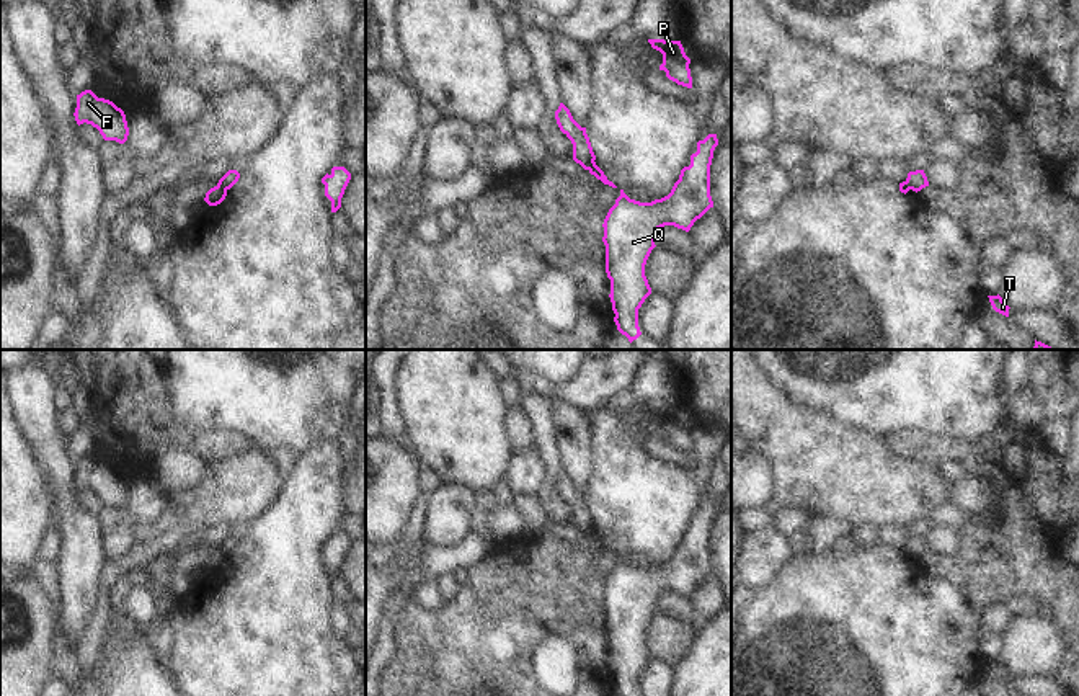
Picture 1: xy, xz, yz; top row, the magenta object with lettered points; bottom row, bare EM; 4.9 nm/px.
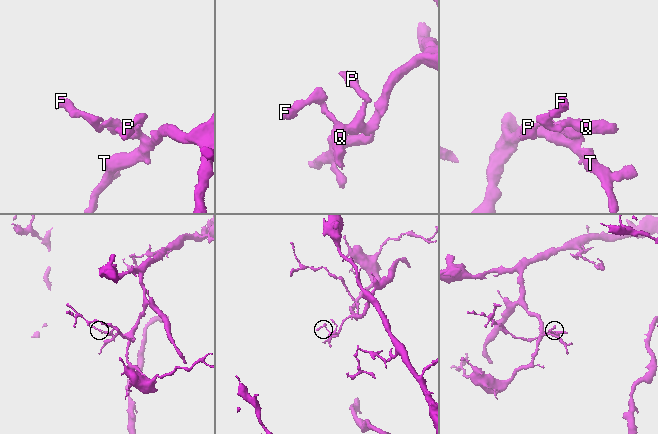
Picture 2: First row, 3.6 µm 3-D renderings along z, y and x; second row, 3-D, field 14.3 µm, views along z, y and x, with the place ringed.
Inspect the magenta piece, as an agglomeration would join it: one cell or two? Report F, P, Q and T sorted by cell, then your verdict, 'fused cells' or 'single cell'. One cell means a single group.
groups F / P Q T; fused cells

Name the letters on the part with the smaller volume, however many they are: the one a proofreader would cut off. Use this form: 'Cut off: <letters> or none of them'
Cut off: F.

